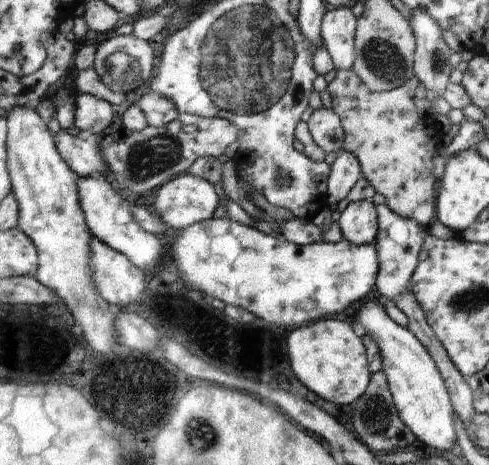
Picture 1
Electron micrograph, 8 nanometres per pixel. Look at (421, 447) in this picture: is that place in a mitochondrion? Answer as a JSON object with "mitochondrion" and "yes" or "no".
{"mitochondrion":"no"}

